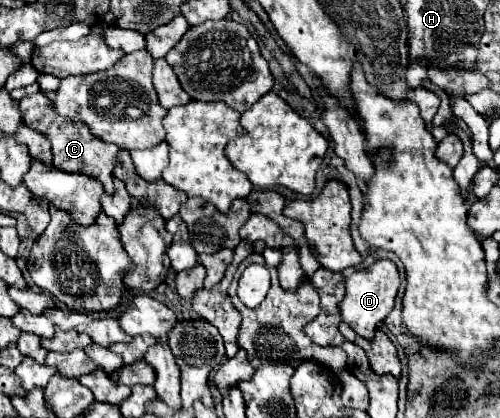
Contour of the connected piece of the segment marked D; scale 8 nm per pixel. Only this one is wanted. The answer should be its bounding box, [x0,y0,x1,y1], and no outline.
[340,259,400,339]

